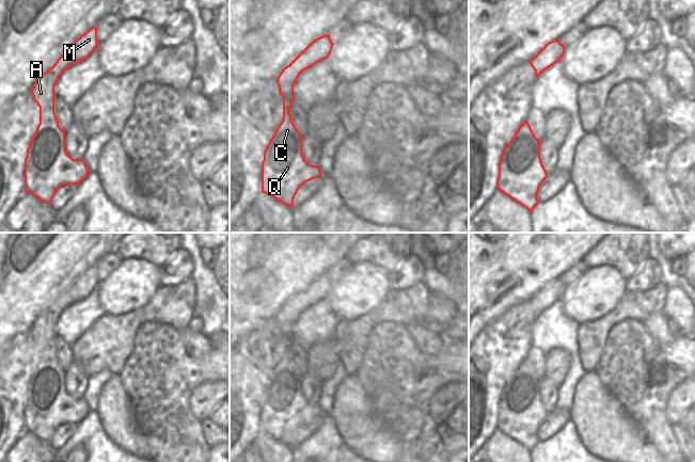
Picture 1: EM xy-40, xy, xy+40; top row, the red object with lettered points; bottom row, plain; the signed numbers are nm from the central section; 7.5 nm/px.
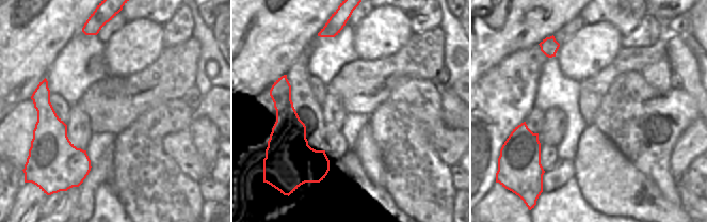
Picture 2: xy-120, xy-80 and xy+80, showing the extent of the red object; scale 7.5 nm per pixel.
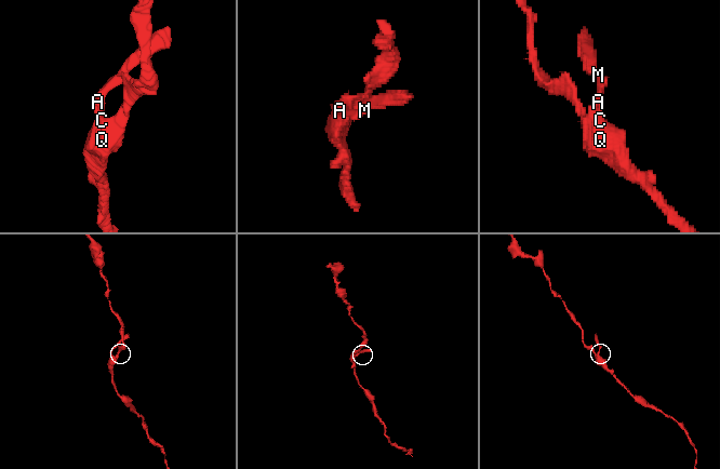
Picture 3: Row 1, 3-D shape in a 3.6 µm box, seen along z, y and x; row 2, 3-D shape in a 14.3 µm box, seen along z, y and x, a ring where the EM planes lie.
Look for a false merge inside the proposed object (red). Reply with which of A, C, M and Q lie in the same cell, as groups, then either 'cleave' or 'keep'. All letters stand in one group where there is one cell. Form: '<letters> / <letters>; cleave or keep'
A C M Q; keep

